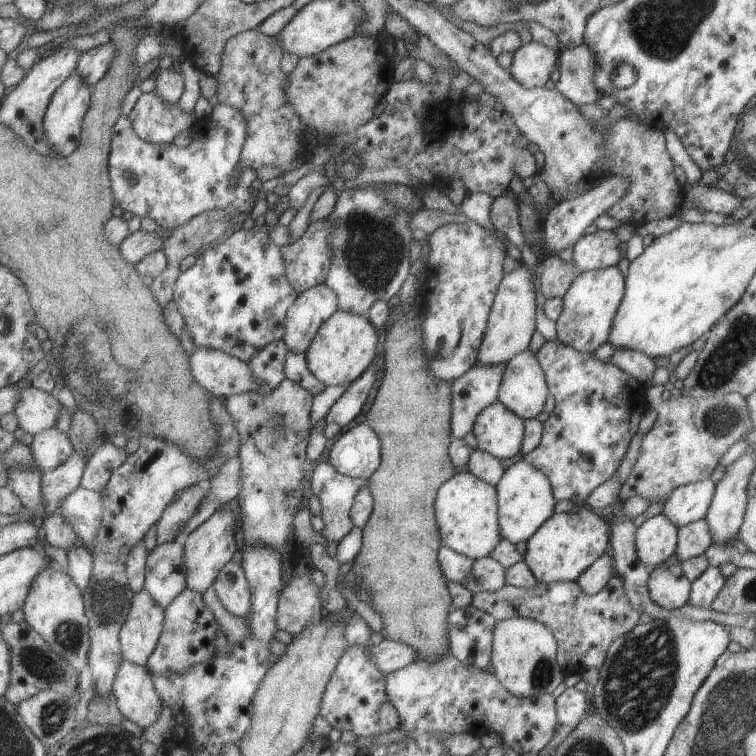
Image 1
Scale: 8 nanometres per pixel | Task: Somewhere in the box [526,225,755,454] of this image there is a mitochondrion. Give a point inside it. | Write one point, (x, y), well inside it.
(720, 422)

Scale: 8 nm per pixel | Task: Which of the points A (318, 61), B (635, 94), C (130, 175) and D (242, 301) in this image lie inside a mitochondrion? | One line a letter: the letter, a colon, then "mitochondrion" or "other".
A: other
B: other
C: mitochondrion
D: other

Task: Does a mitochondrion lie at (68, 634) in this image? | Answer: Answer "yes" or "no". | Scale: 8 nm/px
yes

